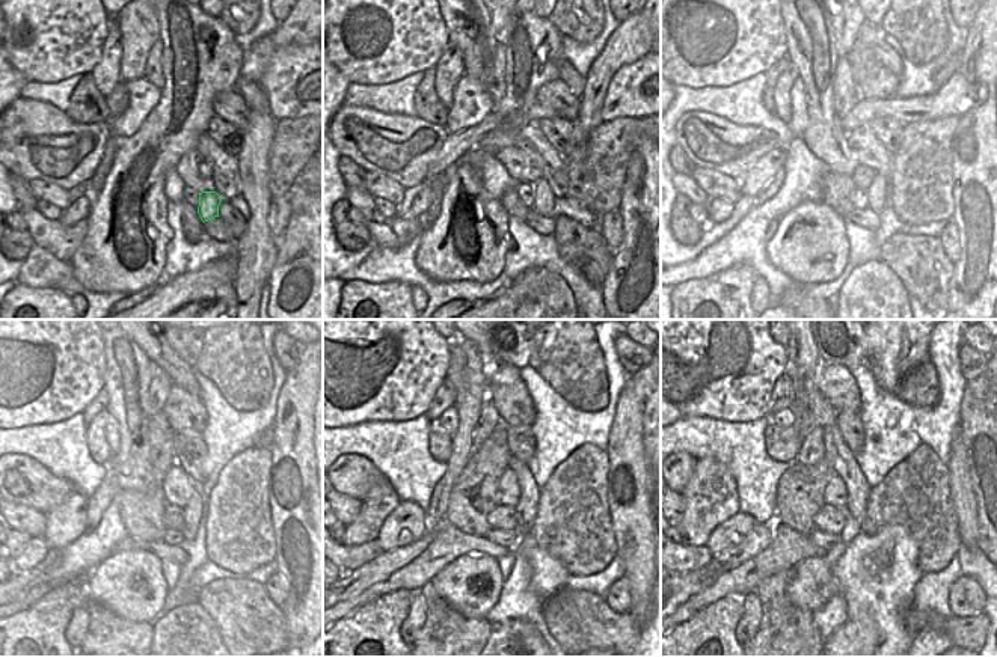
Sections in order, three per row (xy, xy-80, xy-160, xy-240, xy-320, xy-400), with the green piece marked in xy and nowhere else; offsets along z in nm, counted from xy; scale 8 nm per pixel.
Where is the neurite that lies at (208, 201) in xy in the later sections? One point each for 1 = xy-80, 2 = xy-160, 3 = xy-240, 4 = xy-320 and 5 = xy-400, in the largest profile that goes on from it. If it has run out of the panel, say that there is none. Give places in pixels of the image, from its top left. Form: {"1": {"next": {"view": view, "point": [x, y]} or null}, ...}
{"1": {"next": {"view": "xy-80", "point": [545, 198]}}, "2": {"next": {"view": "xy-160", "point": [878, 187]}}, "3": {"next": {"view": "xy-240", "point": [195, 513]}}, "4": {"next": {"view": "xy-320", "point": [525, 511]}}, "5": {"next": {"view": "xy-400", "point": [807, 395]}}}

